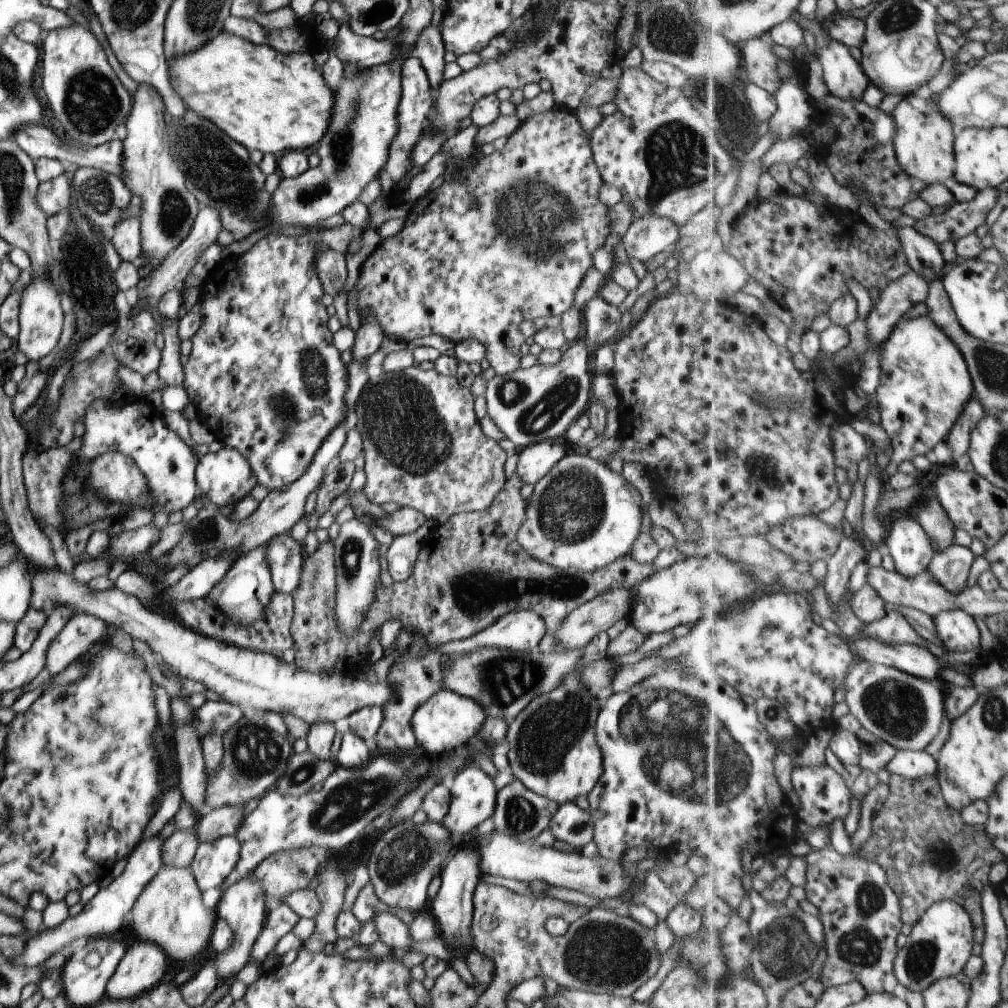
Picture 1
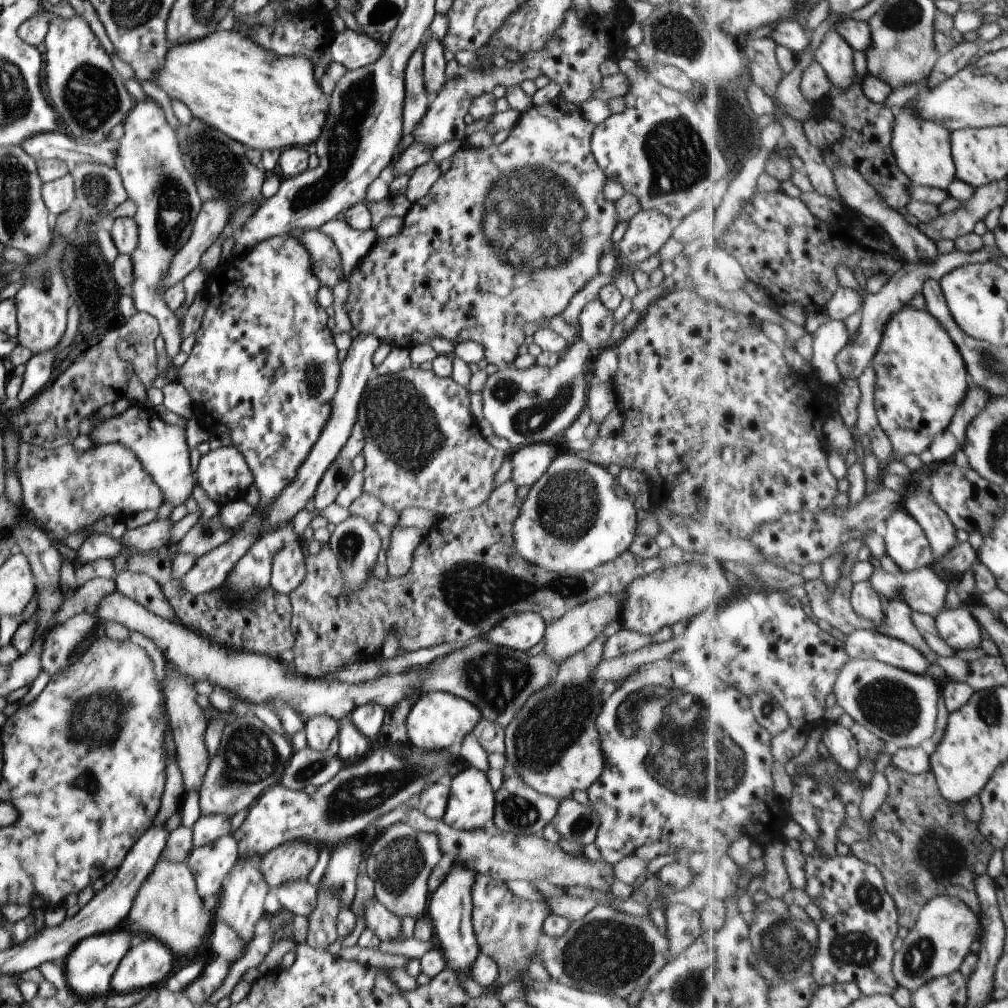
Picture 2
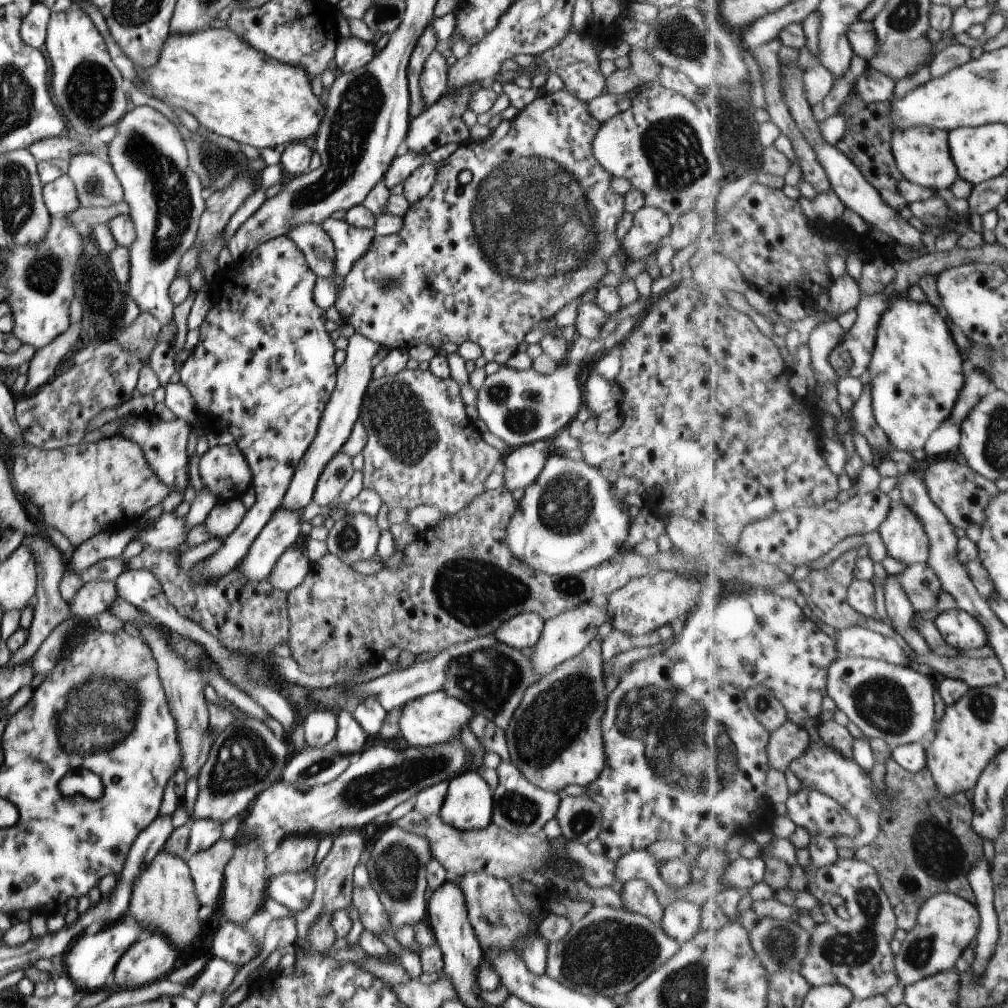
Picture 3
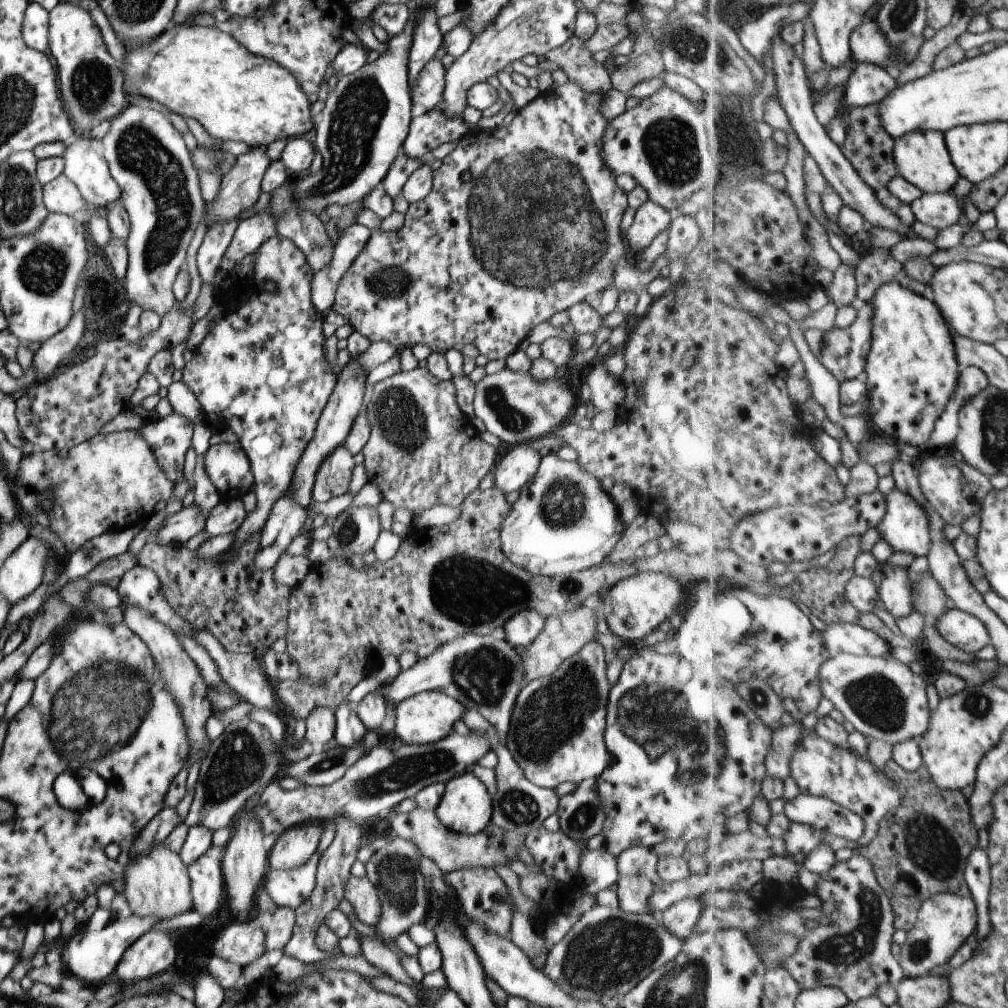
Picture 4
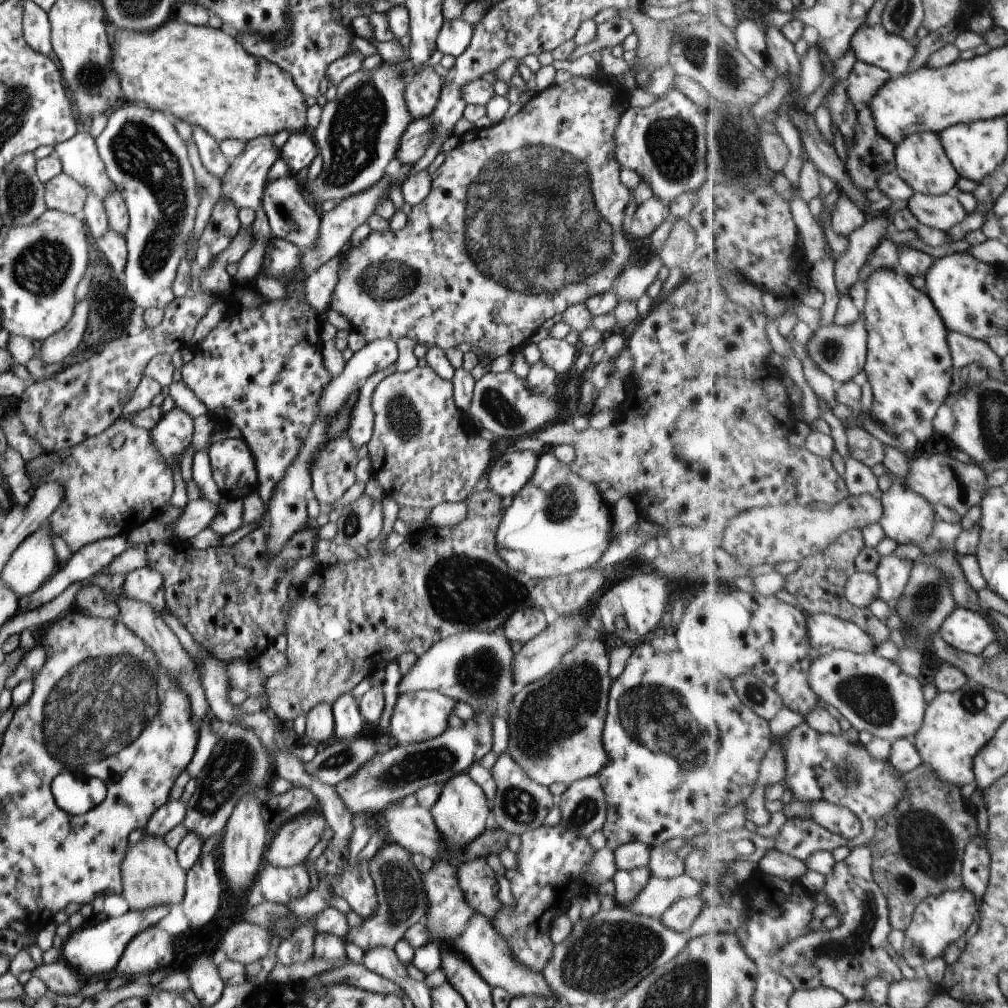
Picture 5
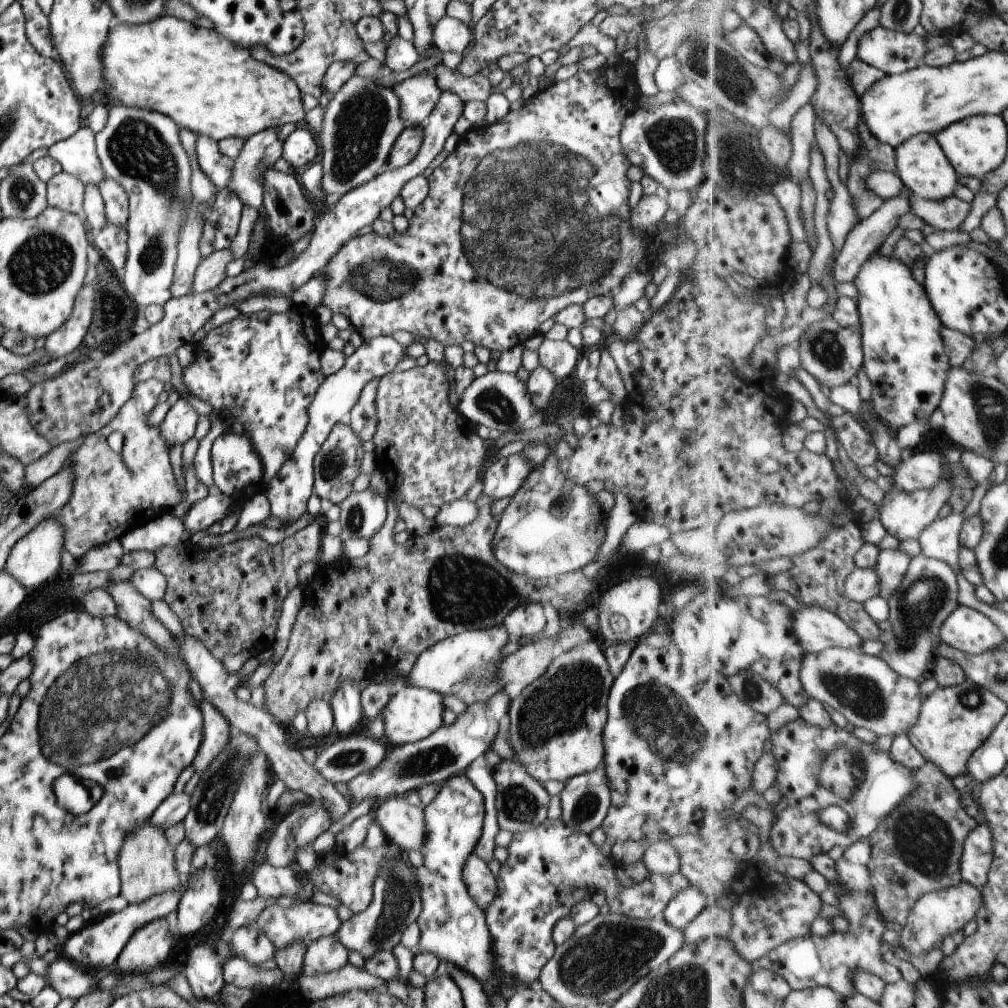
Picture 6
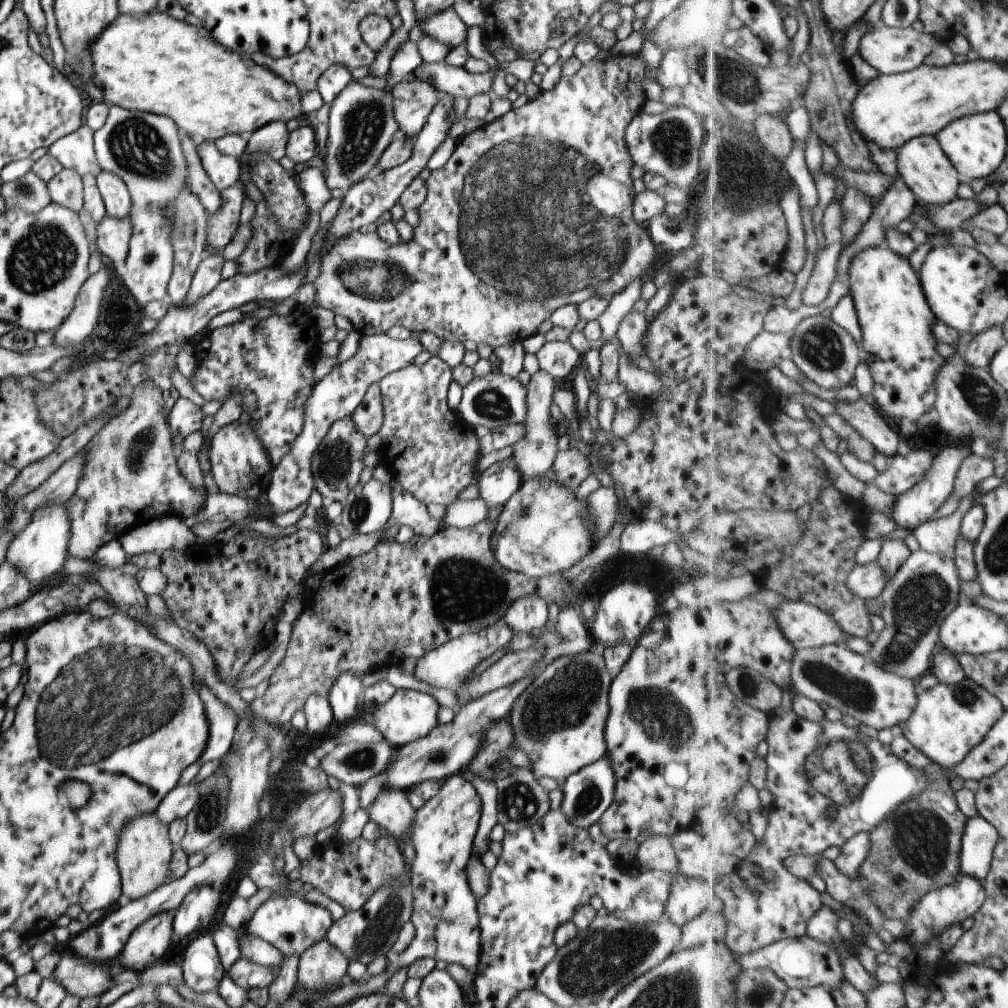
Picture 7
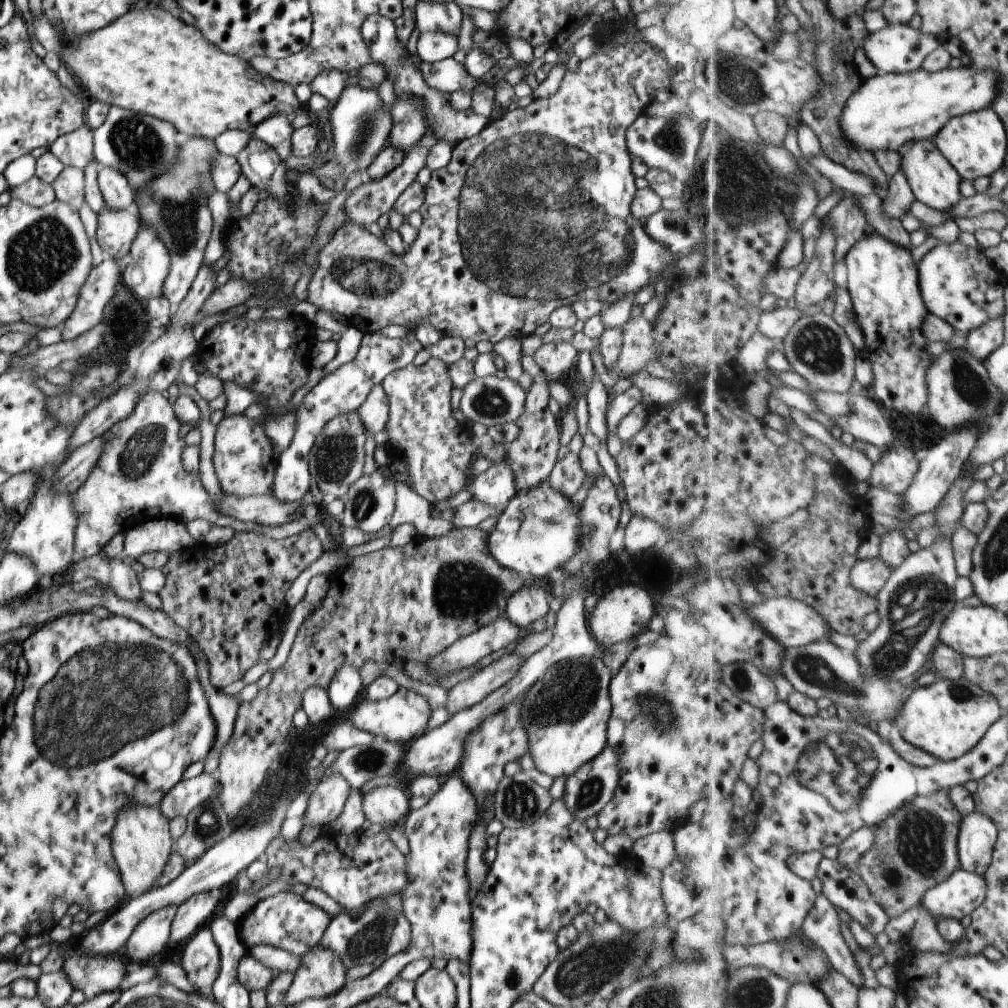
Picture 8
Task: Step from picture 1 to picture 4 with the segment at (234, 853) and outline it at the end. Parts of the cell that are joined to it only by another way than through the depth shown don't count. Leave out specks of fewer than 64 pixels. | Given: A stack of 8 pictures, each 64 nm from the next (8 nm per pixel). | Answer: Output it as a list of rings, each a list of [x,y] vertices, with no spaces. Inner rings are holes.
[[[225,845],[210,846],[187,866],[191,888],[191,911],[199,916],[209,916],[221,902],[224,884],[222,883],[221,858]]]

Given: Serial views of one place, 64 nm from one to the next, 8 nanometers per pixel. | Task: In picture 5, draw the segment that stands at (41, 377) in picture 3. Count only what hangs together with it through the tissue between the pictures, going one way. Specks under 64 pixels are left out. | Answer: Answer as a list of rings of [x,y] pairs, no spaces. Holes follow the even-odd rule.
[[[87,298],[74,304],[69,320],[57,331],[42,340],[38,356],[43,365],[61,362],[69,356],[83,339],[87,328]]]

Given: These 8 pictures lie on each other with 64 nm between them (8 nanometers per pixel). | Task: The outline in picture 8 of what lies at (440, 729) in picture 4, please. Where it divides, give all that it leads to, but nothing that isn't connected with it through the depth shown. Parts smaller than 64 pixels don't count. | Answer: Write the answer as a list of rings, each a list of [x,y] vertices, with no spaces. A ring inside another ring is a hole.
[[[398,687],[389,698],[375,700],[375,702],[365,699],[364,696],[359,697],[358,703],[350,710],[346,718],[359,730],[365,730],[365,732],[369,732],[375,737],[384,738],[389,742],[403,744],[407,740],[423,736],[430,715],[431,709],[425,697],[415,694],[407,688]]]

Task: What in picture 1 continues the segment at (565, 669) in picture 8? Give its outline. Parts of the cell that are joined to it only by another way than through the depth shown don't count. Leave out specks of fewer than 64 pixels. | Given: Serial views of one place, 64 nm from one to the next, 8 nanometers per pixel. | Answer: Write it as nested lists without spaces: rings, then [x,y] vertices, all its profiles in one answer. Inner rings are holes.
[[[605,631],[593,636],[582,647],[583,656],[579,658],[575,672],[563,676],[553,692],[531,700],[507,725],[509,749],[506,758],[512,776],[533,794],[558,805],[587,796],[602,772],[601,753],[594,733],[594,720],[601,702],[581,684],[579,674],[585,664],[605,658],[607,643]]]

